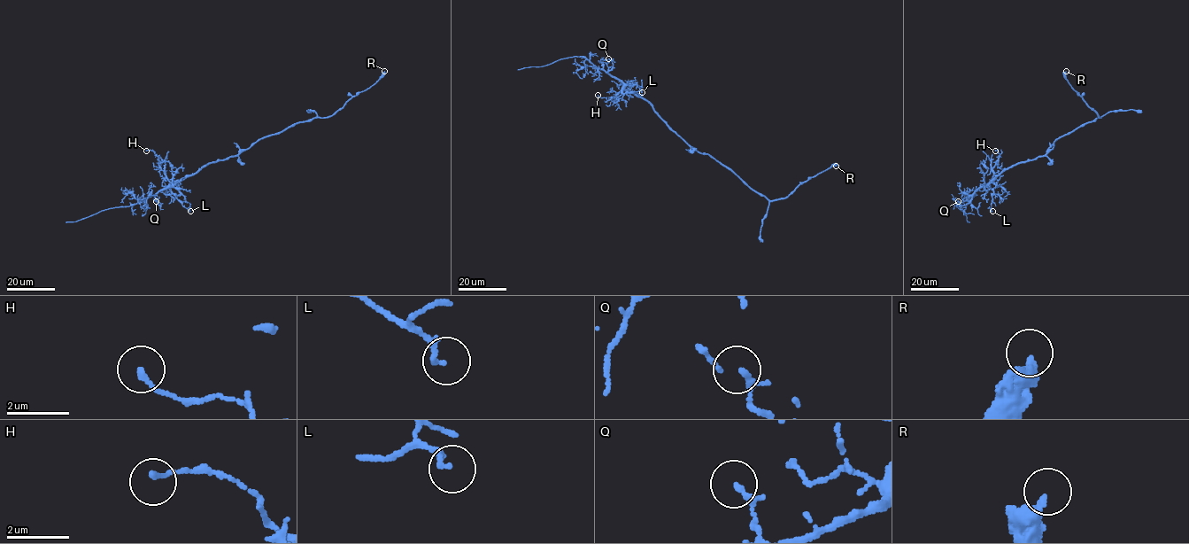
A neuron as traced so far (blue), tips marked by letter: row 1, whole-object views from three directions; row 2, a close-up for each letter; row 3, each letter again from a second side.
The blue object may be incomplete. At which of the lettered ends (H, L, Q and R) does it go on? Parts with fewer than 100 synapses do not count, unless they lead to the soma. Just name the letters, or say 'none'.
none

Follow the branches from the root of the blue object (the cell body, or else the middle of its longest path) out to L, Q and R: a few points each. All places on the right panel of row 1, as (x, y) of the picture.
L: (1038, 157), (1006, 168), (990, 183), (993, 191), (992, 211)
Q: (1038, 157), (1006, 168), (978, 189), (968, 204), (961, 205), (958, 201)
R: (1038, 157), (1049, 151), (1057, 138), (1100, 118), (1069, 84), (1066, 71)

